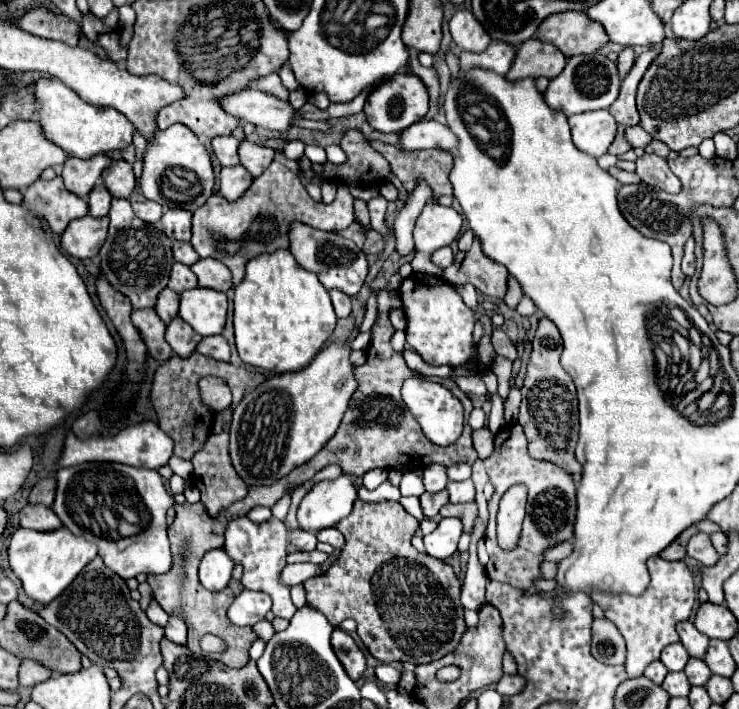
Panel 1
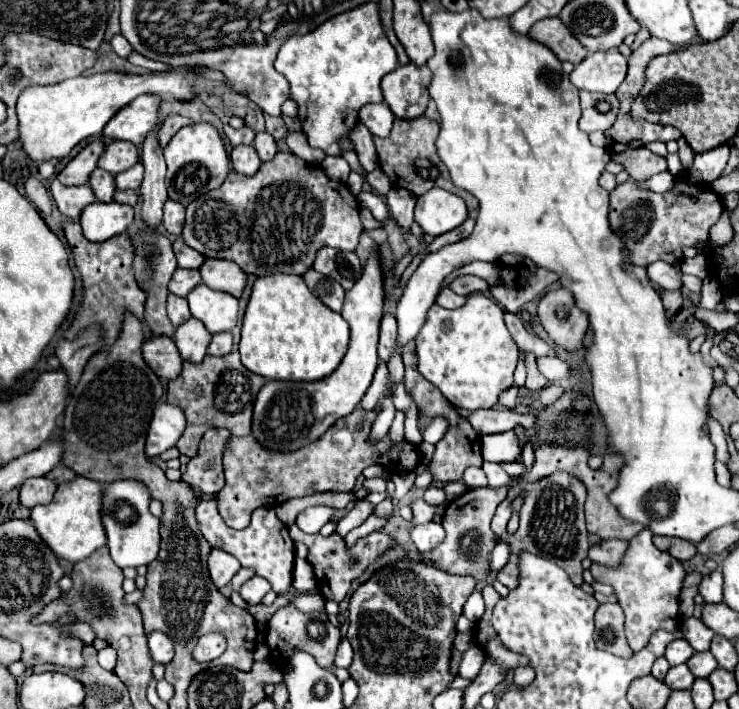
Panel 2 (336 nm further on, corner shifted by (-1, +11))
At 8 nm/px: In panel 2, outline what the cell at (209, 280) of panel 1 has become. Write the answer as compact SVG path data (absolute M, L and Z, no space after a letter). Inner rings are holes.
M206 259L200 267L200 273L202 281L208 287L216 291L226 291L238 299L246 287L246 273L236 263L226 259Z

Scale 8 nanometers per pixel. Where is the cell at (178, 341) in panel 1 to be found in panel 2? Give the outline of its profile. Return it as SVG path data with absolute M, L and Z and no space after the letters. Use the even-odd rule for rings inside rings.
M188 319L182 323L176 333L174 333L174 343L180 349L180 355L184 361L190 363L200 363L206 355L208 343L210 343L210 333L206 331L204 323L198 319Z

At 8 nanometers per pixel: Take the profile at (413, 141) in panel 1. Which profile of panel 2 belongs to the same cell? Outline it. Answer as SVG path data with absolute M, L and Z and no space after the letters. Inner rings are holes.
M370 103L360 109L360 123L364 123L372 135L388 137L392 129L392 111L386 103Z

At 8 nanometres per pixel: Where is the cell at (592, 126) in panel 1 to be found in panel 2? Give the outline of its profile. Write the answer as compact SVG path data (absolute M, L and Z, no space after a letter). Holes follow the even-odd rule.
M580 91L580 105L582 105L582 119L580 129L590 131L606 131L616 115L618 115L618 99L616 95Z

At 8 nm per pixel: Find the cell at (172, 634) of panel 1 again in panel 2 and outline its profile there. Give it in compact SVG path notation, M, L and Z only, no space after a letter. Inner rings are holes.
M160 631L152 633L148 637L148 649L150 649L150 657L154 663L162 663L166 665L168 661L172 661L174 657L174 647L172 647L172 639Z

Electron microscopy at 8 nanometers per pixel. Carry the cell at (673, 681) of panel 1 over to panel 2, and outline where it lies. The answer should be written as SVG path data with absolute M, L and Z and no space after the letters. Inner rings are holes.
M676 665L676 667L670 667L668 675L664 677L664 683L670 689L690 689L694 683L694 675L690 673L688 665Z

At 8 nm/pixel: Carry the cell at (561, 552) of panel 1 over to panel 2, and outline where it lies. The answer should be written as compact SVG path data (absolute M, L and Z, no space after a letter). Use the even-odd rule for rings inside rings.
M610 539L610 541L604 541L602 545L598 547L592 547L590 549L590 559L594 563L600 563L600 565L608 565L608 567L616 567L620 565L622 557L624 557L624 549L628 547L628 541L620 541L620 539Z

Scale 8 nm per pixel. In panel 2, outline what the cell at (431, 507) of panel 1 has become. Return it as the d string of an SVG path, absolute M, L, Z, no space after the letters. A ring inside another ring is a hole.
M430 485L424 493L424 501L428 505L442 505L446 501L446 495L444 495L444 489L438 487L438 485Z

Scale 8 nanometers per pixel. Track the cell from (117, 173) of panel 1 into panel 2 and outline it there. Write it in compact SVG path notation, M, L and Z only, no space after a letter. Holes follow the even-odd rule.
M112 141L106 145L98 167L106 169L112 175L118 175L138 163L138 147L128 141Z

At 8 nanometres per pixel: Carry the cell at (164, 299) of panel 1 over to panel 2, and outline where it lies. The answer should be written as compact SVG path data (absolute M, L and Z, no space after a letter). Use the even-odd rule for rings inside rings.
M168 295L168 317L172 321L174 327L182 325L184 321L190 319L190 309L188 309L188 301L184 297L178 295Z

